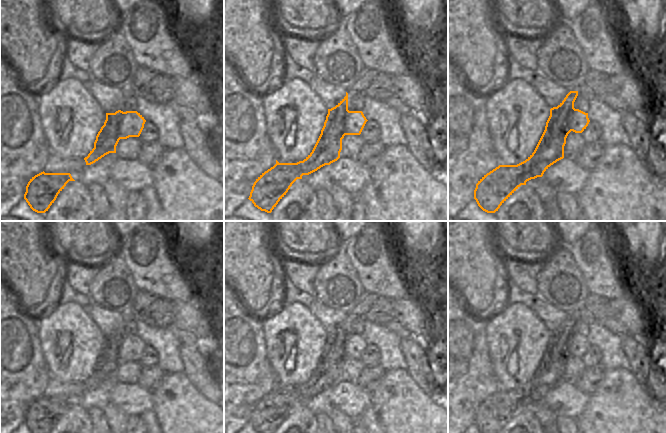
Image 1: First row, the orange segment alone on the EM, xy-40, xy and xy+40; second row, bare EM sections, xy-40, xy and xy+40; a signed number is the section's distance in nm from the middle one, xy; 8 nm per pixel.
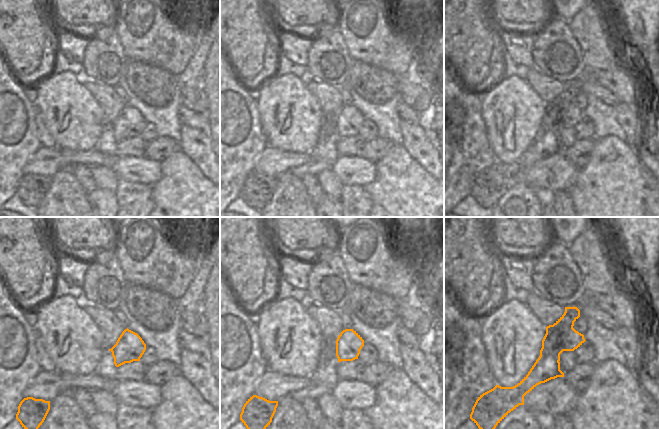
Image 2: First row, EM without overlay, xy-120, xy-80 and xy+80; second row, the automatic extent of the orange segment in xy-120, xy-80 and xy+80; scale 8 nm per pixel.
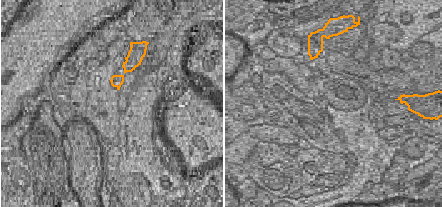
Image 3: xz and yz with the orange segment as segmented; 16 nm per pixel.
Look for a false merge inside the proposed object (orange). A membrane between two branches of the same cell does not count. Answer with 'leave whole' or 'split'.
split

